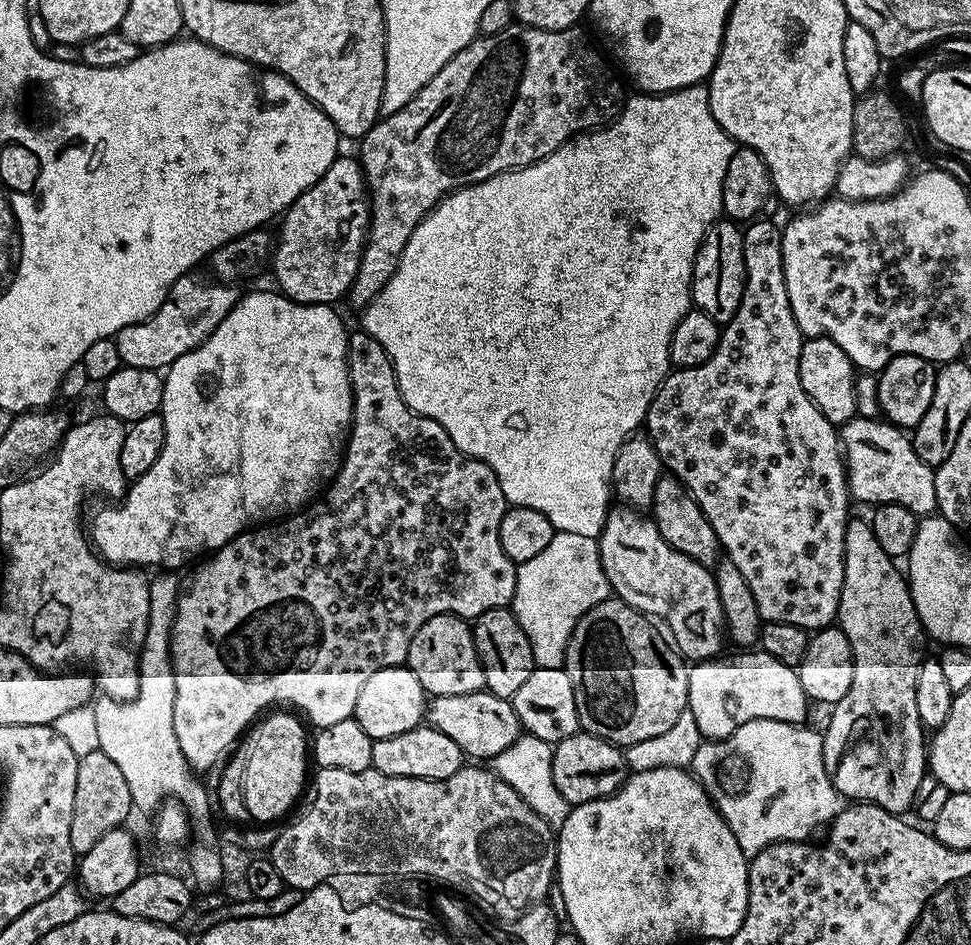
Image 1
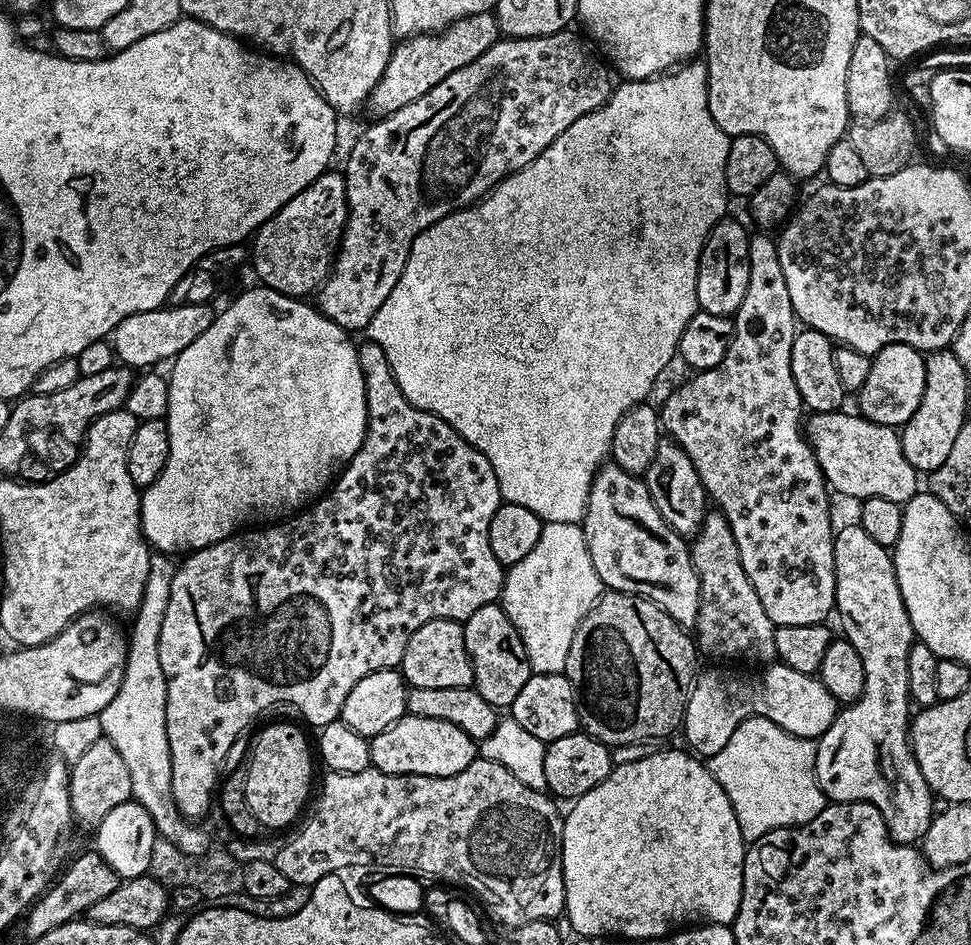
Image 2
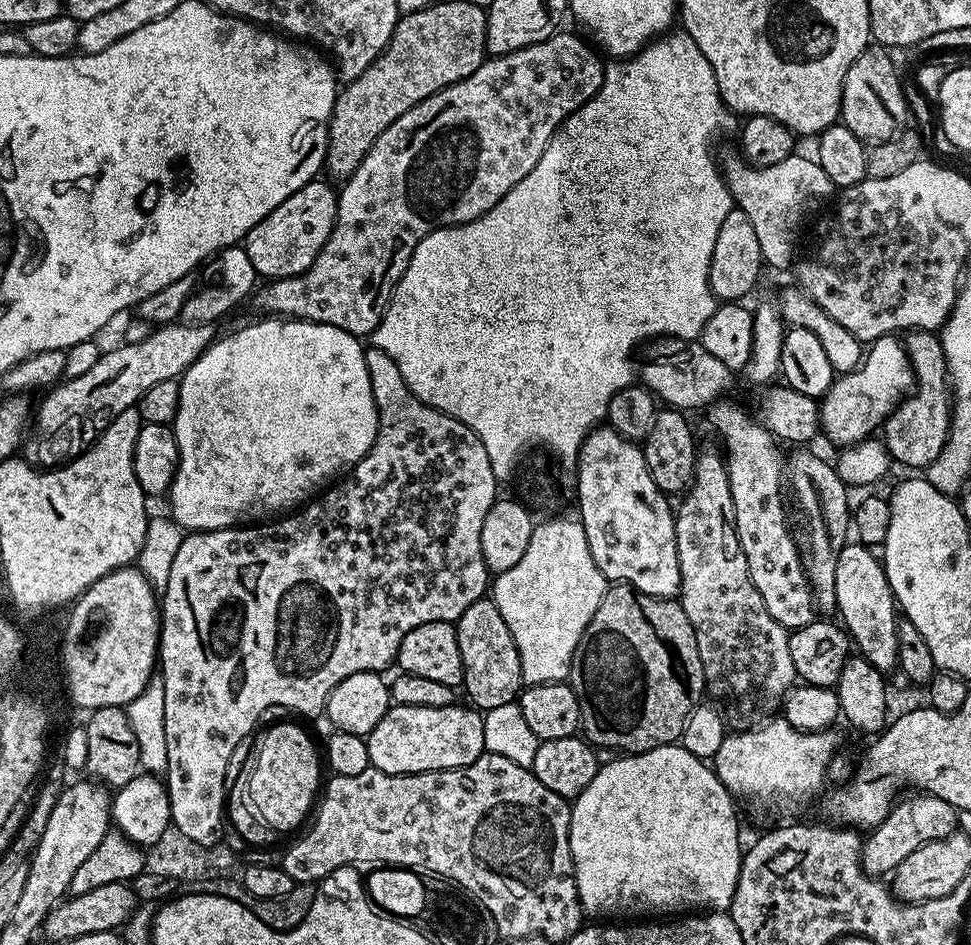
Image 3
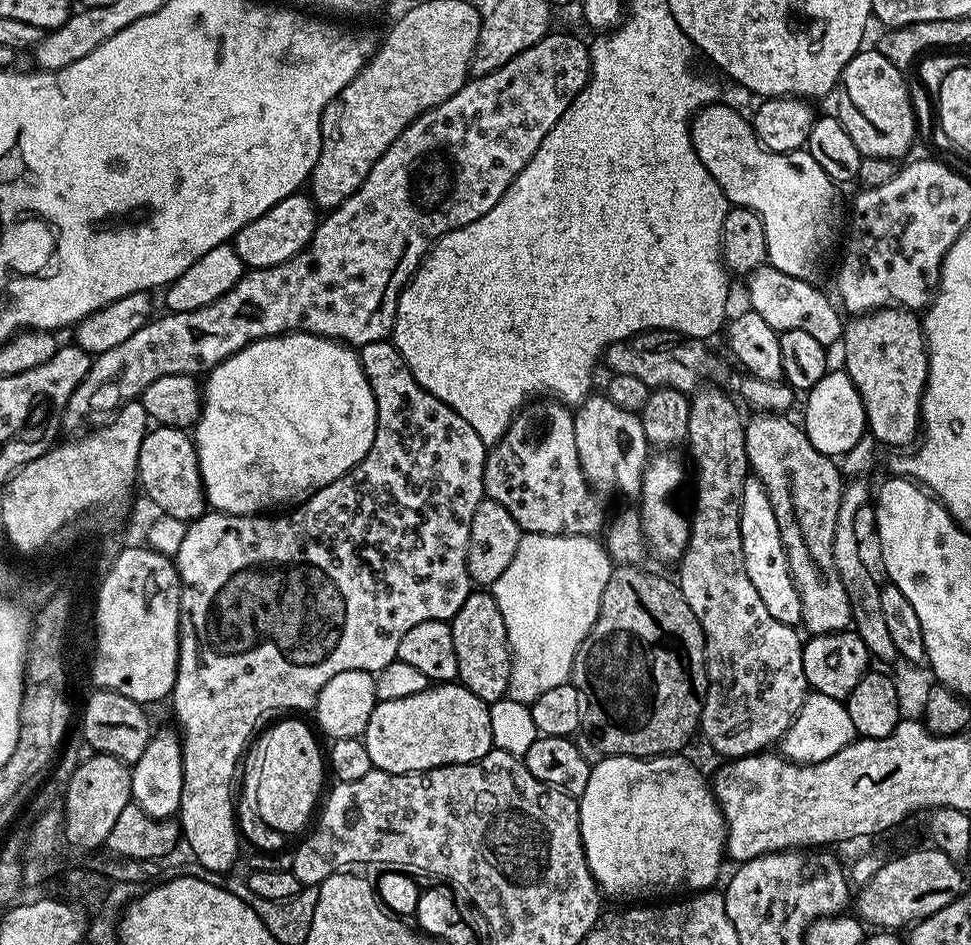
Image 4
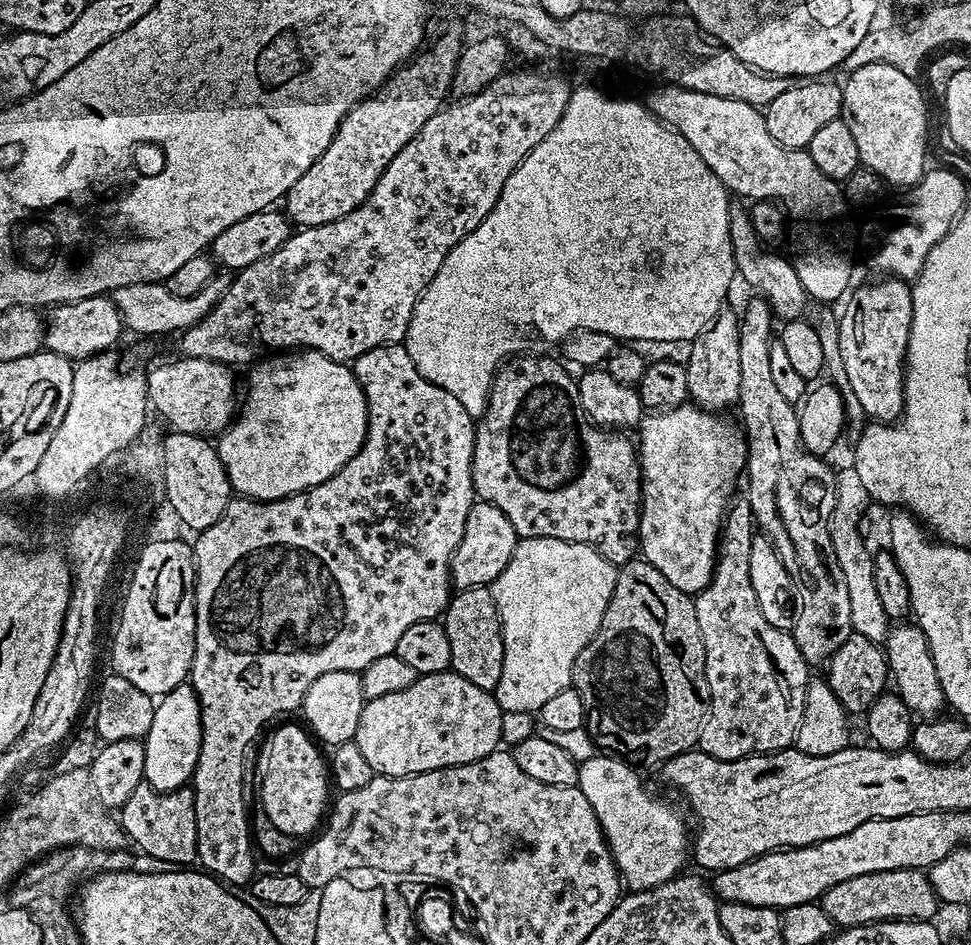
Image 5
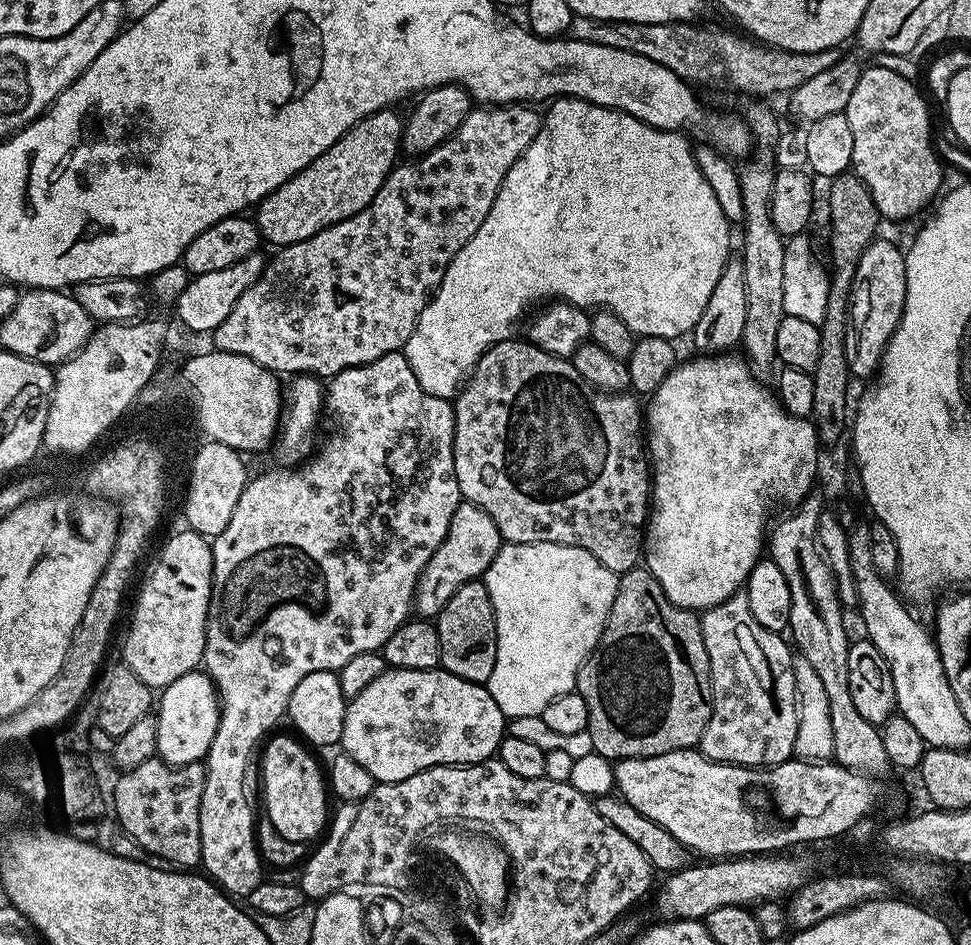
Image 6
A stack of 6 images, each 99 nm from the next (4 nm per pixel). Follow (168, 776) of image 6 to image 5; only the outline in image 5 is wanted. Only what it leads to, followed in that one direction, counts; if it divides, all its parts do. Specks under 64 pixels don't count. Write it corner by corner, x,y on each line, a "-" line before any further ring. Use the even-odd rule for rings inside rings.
140,784
126,798
126,802
118,809
119,824
133,845
137,844
148,856
161,860
164,866
188,866
191,860
197,859
196,843
198,842
198,826
194,818
194,794
191,787
185,786
173,792
156,792
148,784

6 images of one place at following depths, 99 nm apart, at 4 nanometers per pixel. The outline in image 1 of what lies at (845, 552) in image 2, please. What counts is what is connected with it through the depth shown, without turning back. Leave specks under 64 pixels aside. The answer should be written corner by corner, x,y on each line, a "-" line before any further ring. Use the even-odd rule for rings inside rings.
856,518
849,519
848,525
846,526
846,530
844,531
844,577
842,578
842,594
840,595
840,605
838,606
838,610
836,611
838,617
838,627
843,630
846,634
846,638
850,642
850,646
852,647
852,659
855,660
856,665
854,666
854,678
850,682
850,690
846,690
846,694
843,698
841,698
831,709
832,717
828,720
828,729
823,729
822,735
824,738
824,765
826,766
826,774
830,778
830,782
833,786
835,786
838,791
840,791
841,796
844,797
845,801
848,802
867,802
869,804
877,804
878,806
882,806
882,810
886,810
887,812
894,812
897,814
904,814
904,811
907,810
908,807
911,806
912,803
916,800
916,795
920,792
920,787
924,784
924,776
926,780
926,773
929,771
928,766
928,750
926,747
926,729
923,724
920,723
920,719
918,718
918,702
914,699
914,690
916,689
916,679
918,678
918,670
920,669
920,662
922,659
921,653
918,654
916,651
919,650
920,644
916,640
925,639
926,633
922,625
920,625
920,619
918,618
918,610
914,606
914,602
912,601
912,592
908,588
908,581
906,579
905,573
903,571
900,572
896,569
897,561
890,554
886,554
886,550
882,550
882,546
878,546
878,538
874,538
874,530
872,529
871,523
867,519
864,520
856,520

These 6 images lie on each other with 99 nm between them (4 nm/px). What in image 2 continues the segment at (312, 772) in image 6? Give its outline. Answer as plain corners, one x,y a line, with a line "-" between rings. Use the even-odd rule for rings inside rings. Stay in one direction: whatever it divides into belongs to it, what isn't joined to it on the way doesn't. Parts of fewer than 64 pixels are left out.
268,724
255,733
244,772
244,797
254,818
265,829
284,828
295,822
312,788
312,760
314,764
313,749
308,749
308,740
296,724

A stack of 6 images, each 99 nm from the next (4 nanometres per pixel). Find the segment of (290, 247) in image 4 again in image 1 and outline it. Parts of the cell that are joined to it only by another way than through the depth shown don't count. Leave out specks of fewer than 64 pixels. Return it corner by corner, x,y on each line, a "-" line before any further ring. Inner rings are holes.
344,154
337,155
330,170
326,170
326,174
322,174
322,178
314,182
310,190
295,200
279,221
280,237
279,234
275,237
270,261
270,272
276,275
275,287
299,304
335,305
336,300
343,296
345,299
358,272
364,242
368,238
369,219
368,190
364,187
364,172
360,169
360,161
353,157
351,160

